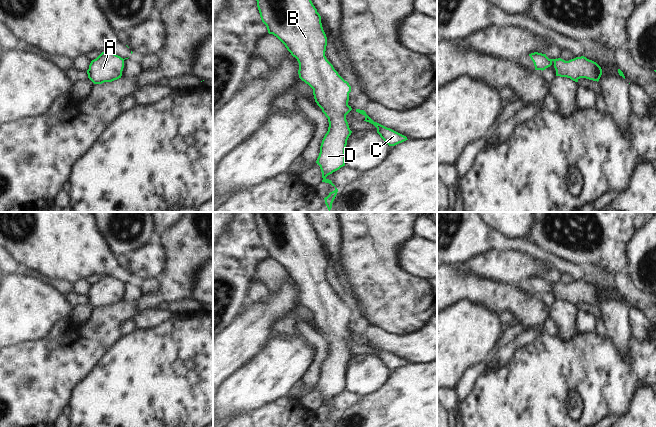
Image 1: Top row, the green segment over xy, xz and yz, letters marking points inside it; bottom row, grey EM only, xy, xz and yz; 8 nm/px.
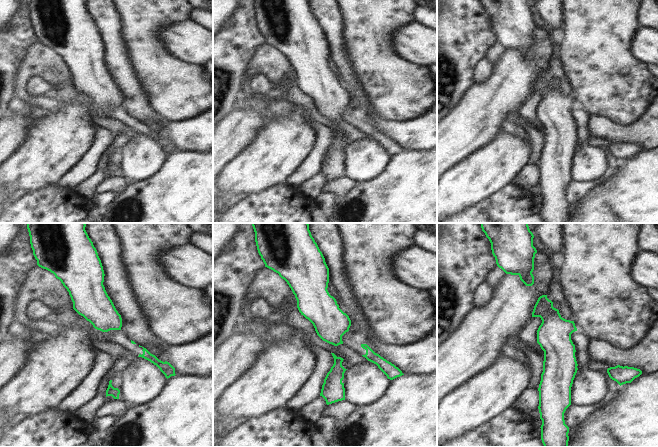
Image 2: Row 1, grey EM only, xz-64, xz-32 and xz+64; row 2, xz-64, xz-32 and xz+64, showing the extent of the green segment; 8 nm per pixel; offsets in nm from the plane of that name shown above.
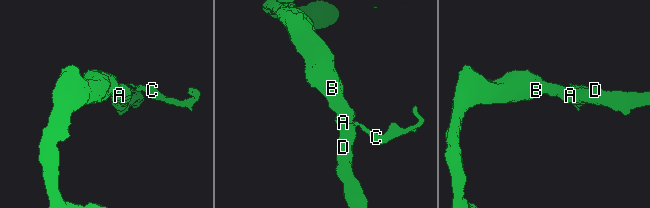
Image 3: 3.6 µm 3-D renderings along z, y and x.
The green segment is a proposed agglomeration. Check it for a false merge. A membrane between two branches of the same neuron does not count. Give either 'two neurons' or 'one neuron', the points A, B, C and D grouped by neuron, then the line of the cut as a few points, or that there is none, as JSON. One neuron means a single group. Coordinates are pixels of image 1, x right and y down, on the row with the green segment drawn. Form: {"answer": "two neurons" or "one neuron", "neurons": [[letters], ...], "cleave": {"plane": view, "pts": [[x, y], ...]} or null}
{"answer": "two neurons", "neurons": [["A", "B", "D"], ["C"]], "cleave": {"plane": "xz", "pts": [[347, 105], [349, 111]]}}

